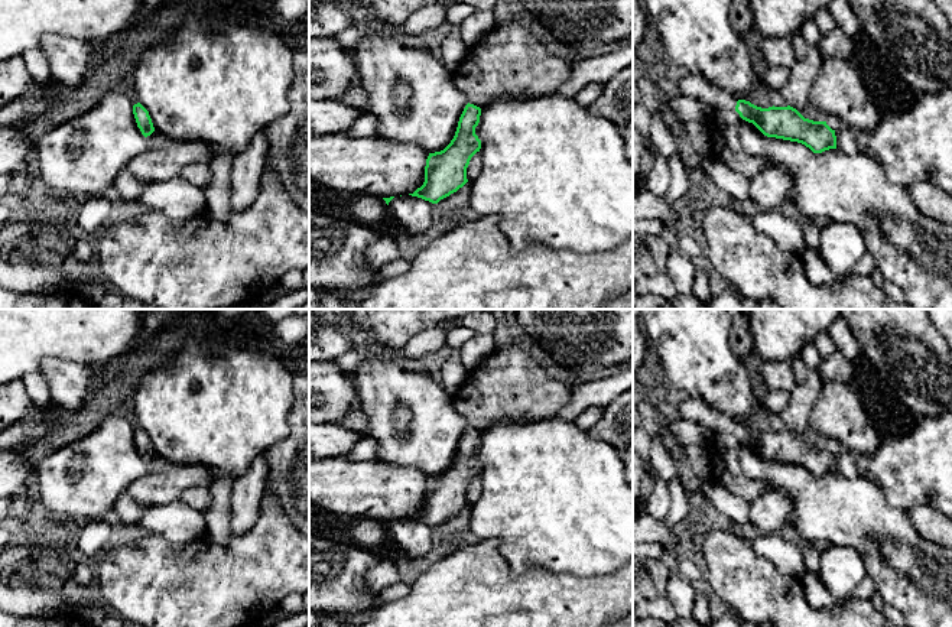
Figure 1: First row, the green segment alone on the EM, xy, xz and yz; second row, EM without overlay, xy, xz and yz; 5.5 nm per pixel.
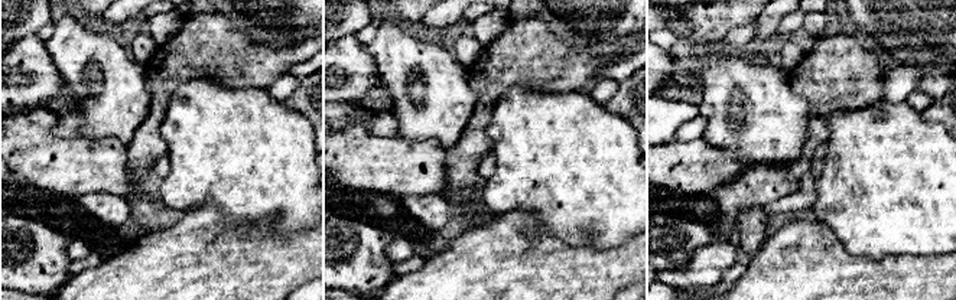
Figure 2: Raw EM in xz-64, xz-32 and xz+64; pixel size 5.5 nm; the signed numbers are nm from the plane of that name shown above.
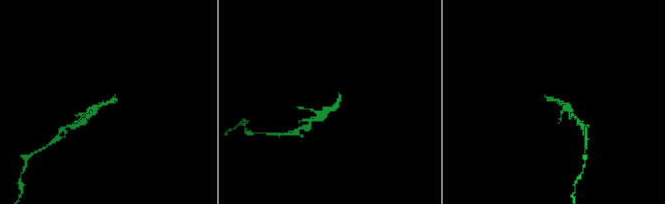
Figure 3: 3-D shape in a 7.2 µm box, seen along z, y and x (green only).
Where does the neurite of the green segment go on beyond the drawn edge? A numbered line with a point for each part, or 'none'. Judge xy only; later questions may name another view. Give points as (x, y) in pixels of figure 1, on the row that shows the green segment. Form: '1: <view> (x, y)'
1: xy (163, 159)

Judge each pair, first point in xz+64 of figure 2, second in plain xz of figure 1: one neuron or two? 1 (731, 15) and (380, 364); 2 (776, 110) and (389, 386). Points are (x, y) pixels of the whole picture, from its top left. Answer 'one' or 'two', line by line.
1: two
2: one

